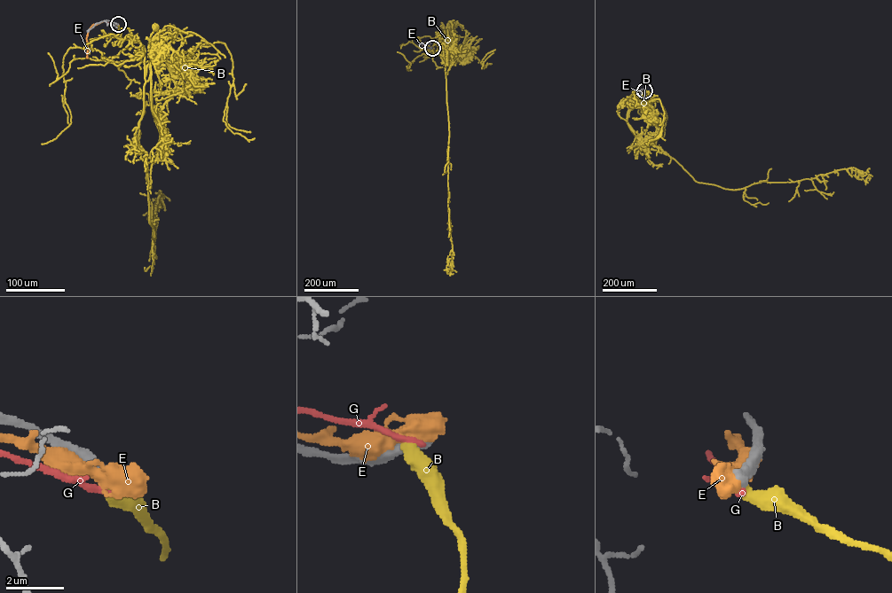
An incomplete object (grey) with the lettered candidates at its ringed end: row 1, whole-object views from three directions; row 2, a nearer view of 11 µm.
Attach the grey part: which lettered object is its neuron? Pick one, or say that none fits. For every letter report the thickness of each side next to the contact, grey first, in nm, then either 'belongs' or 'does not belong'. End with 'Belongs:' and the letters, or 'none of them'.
B: 500 nm thick on the grey side, 480 nm on the other; does not belong
E: 440 nm thick on the grey side, 420 nm on the other; does not belong
G: 480 nm thick on the grey side, 200 nm on the other; does not belong
Belongs: none of them

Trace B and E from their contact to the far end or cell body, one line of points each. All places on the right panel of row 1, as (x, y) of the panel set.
B: (644, 90), (652, 100), (651, 98), (645, 100), (652, 110), (655, 103), (645, 92)
E: (644, 90), (640, 91), (640, 106)

